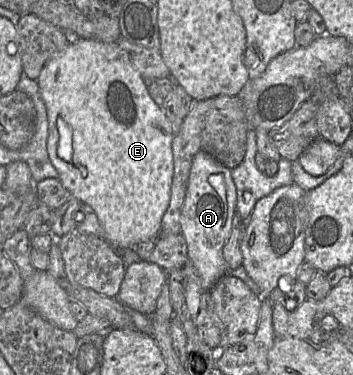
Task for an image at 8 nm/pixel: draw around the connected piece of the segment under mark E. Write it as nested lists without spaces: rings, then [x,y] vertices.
[[[78,39],[76,42],[71,43],[66,50],[60,53],[58,56],[49,60],[45,66],[42,68],[41,73],[37,79],[39,90],[41,97],[46,106],[47,118],[48,118],[48,139],[47,139],[47,151],[50,161],[53,166],[56,168],[59,174],[59,180],[63,184],[63,186],[76,198],[78,198],[81,202],[87,203],[91,206],[96,213],[99,222],[102,226],[104,239],[108,241],[115,249],[117,250],[135,250],[135,245],[141,241],[149,240],[151,238],[157,238],[162,226],[162,217],[168,208],[171,194],[171,184],[173,179],[173,155],[172,155],[172,141],[174,138],[174,134],[172,132],[170,121],[168,120],[164,109],[159,106],[154,99],[149,94],[147,85],[141,76],[141,74],[136,70],[131,61],[129,60],[128,55],[118,46],[117,42],[102,42],[95,39]]]

